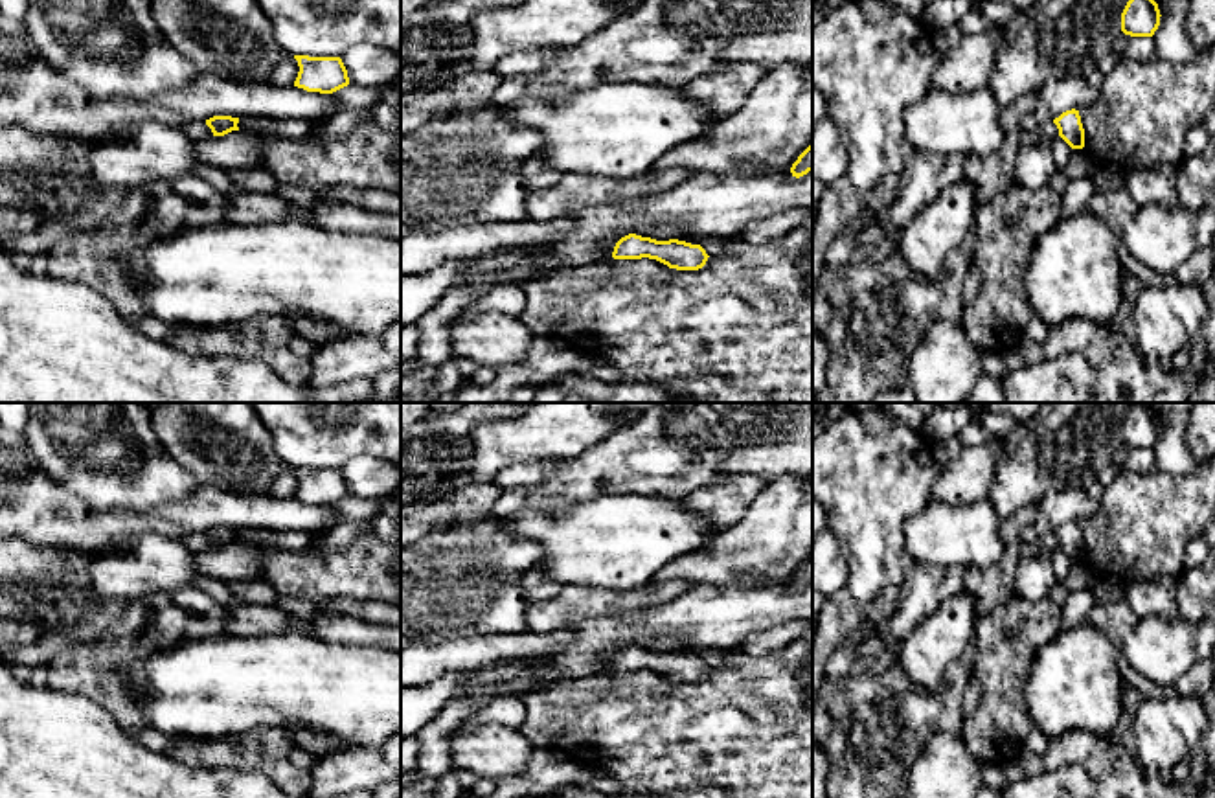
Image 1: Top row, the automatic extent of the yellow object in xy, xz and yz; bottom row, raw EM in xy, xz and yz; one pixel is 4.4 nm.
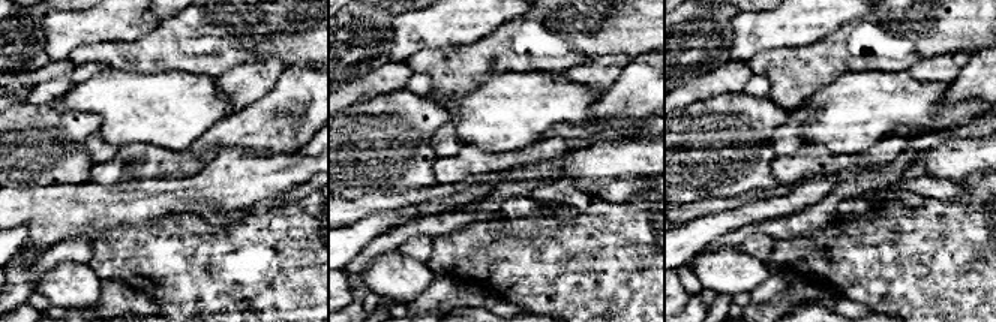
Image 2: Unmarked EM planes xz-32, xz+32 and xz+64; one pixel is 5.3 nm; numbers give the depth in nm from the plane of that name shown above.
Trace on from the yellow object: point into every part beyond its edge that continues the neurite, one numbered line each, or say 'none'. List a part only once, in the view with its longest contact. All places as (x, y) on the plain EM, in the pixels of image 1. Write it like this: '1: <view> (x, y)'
none

